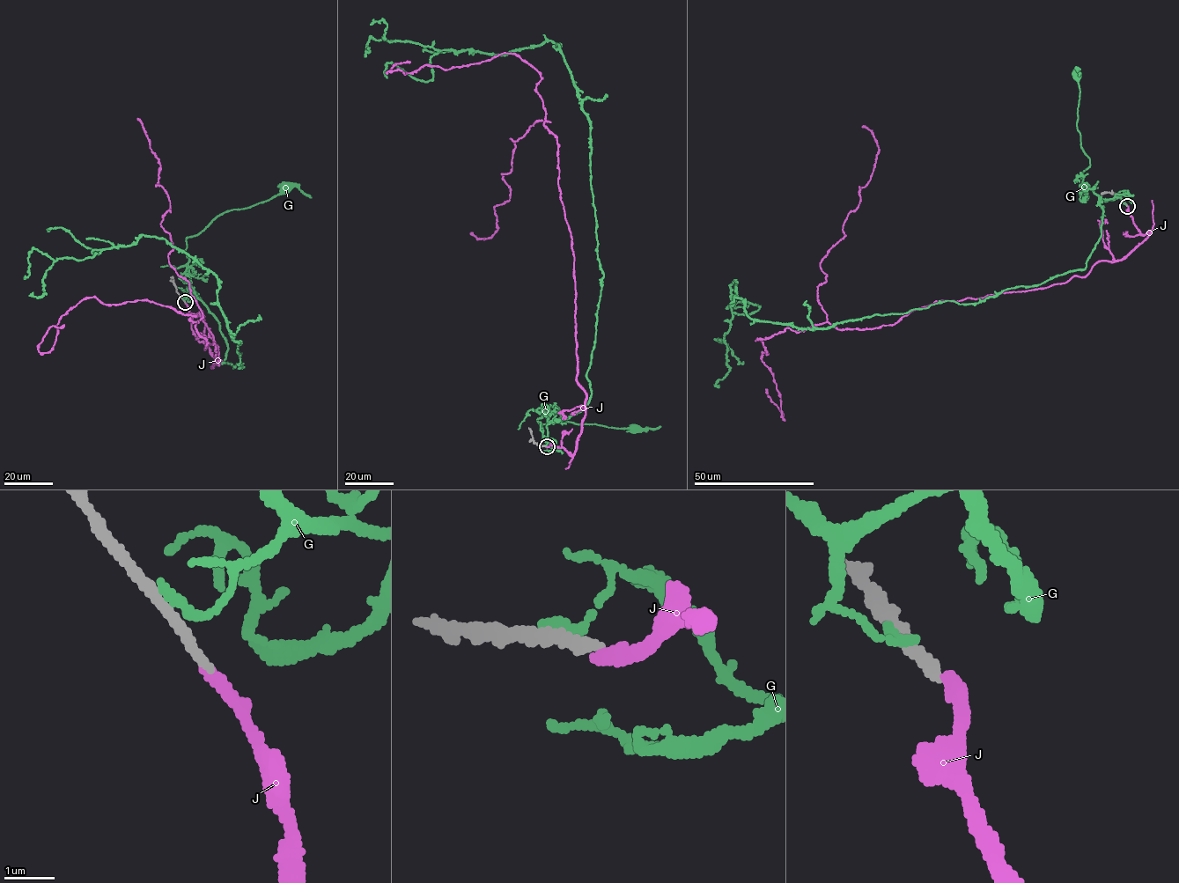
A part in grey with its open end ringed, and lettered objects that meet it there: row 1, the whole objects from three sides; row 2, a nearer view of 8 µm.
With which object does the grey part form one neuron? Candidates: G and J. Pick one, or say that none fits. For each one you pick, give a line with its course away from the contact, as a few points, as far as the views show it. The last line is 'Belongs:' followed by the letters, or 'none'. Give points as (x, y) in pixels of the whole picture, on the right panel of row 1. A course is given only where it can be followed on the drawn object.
J: course (1127, 205), (1151, 233), (1086, 276), (935, 302), (873, 328), (828, 322), (757, 338), (783, 419), (765, 388)
Belongs: J

